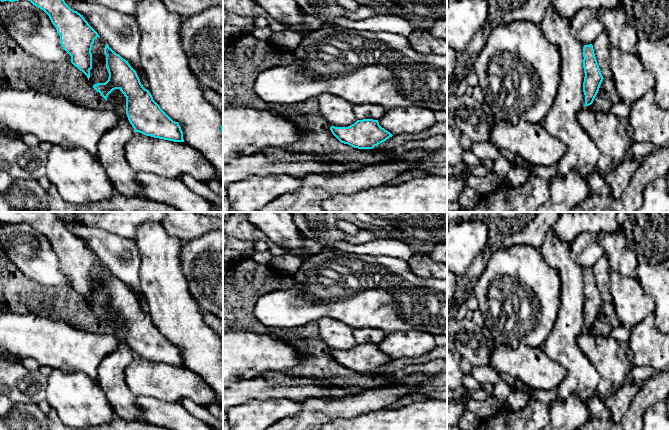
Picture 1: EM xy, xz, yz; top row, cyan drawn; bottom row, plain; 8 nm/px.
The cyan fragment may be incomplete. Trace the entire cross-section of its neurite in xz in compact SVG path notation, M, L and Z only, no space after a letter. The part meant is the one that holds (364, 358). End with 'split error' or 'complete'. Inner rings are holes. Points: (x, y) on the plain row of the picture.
M373 343L357 344L348 351L331 350L330 354L341 367L358 373L373 373L393 360Z; complete

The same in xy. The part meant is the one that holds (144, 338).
M107 267L104 278L109 301L105 307L97 307L93 312L106 325L115 313L124 318L126 339L135 356L154 362L184 366L179 347L173 345L153 324L151 317L143 311L128 285L115 277Z; complete

